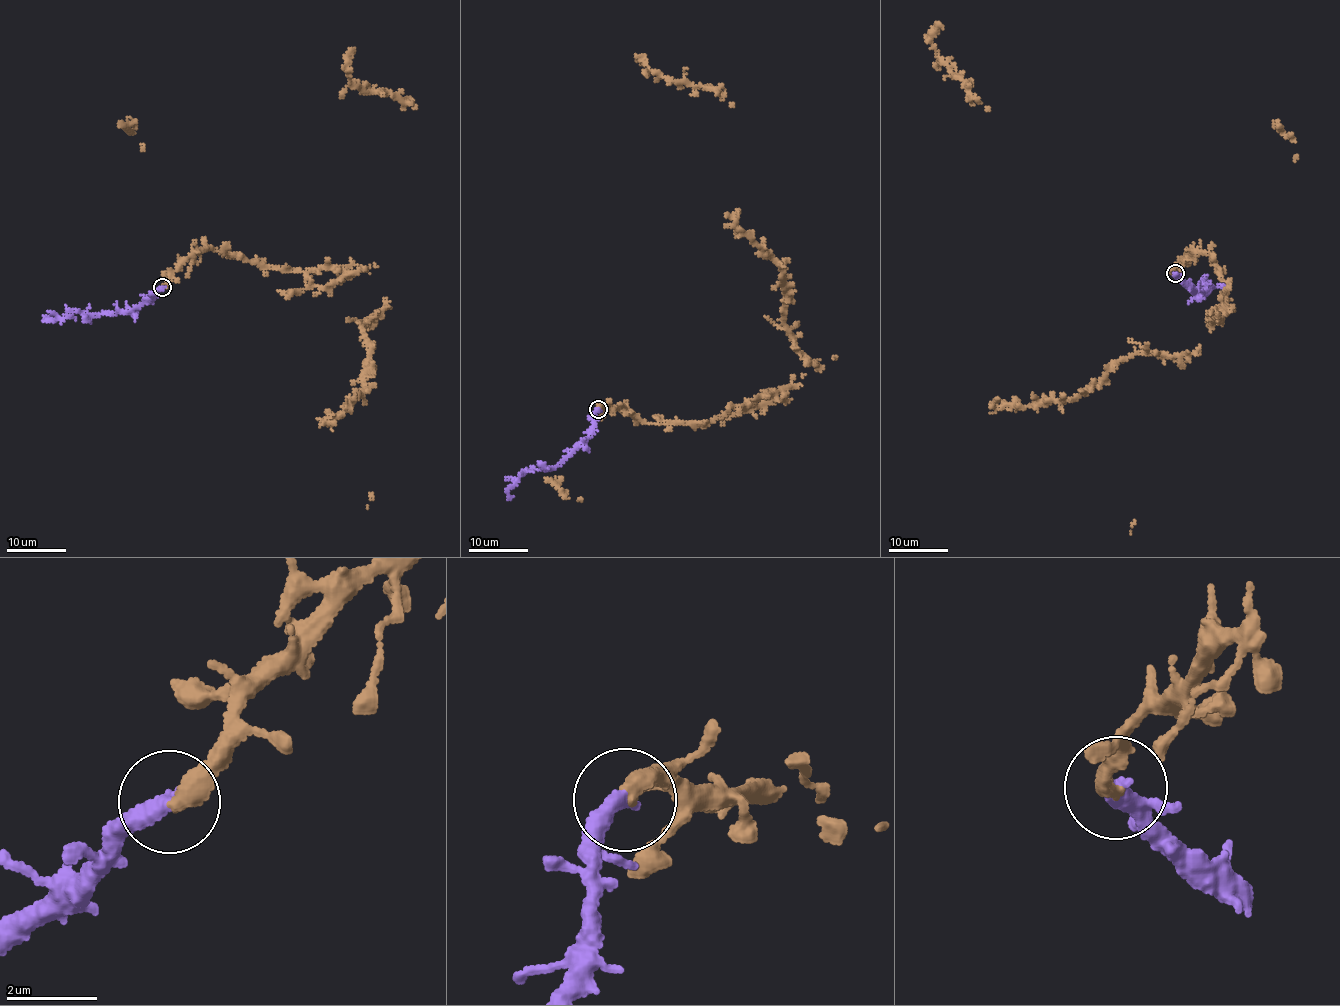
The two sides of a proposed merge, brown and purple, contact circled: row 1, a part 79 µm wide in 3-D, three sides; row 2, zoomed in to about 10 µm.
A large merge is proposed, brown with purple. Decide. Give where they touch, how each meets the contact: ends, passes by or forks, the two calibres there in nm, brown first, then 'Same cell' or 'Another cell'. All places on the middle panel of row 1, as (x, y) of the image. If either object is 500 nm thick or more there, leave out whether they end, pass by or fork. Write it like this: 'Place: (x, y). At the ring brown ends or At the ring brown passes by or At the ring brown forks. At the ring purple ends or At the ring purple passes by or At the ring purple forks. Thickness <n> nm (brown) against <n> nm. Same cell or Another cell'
Place: (598, 409). At the ring brown ends. At the ring purple ends. Thickness 420 nm (brown) against 400 nm. Same cell

